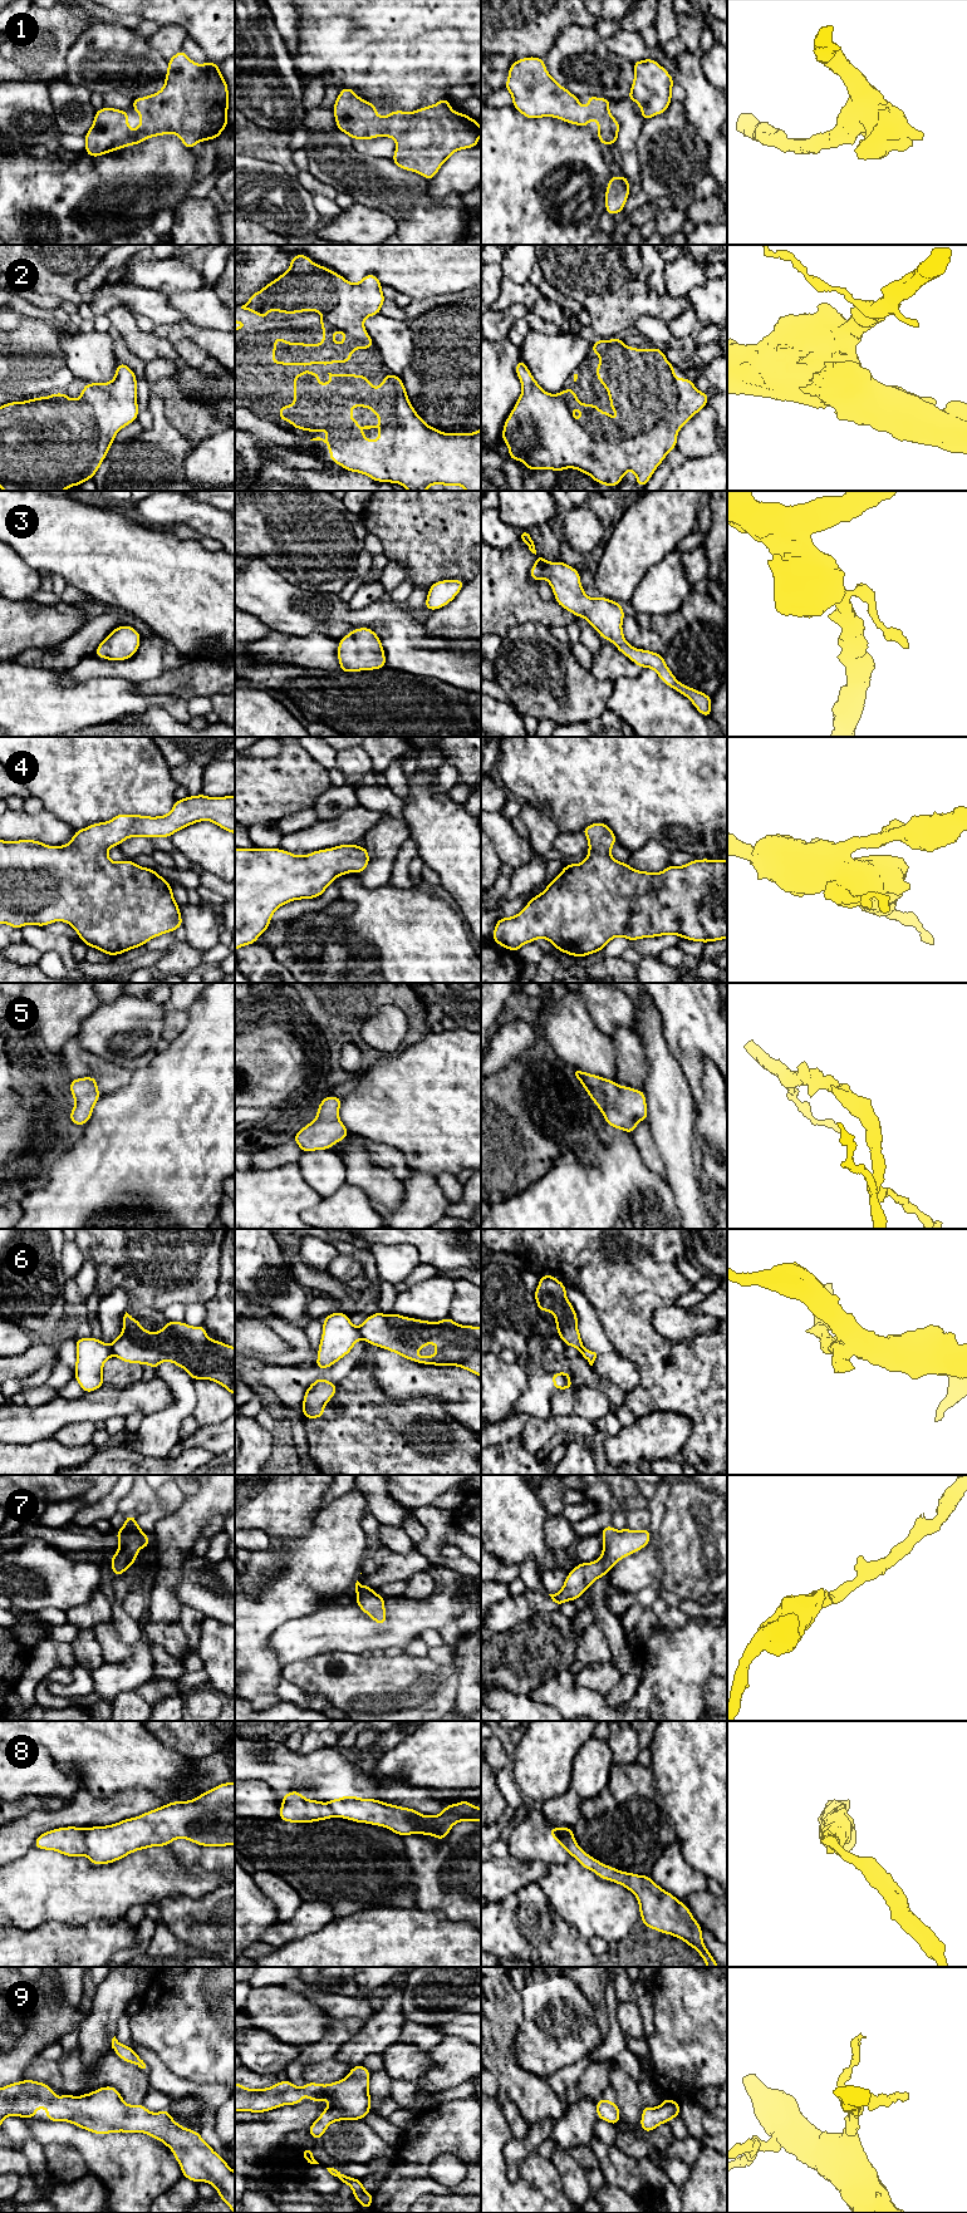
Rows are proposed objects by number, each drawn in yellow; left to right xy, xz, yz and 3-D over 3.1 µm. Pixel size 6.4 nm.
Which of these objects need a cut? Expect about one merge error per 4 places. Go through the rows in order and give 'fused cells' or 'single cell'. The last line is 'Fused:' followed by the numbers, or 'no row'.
1: single cell
2: single cell
3: single cell
4: single cell
5: single cell
6: fused cells
7: single cell
8: fused cells
9: single cell
Fused: 6, 8

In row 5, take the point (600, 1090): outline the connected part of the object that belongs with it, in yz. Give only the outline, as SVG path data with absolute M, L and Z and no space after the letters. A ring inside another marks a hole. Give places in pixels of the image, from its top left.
M578 1068L571 1074L580 1081L609 1126L633 1135L637 1123L648 1120L644 1091L618 1086L614 1080Z

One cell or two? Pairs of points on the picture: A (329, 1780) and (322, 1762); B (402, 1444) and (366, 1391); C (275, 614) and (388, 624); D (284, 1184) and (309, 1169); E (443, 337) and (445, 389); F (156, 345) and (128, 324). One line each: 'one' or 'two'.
A: one
B: one
C: one
D: two
E: one
F: one

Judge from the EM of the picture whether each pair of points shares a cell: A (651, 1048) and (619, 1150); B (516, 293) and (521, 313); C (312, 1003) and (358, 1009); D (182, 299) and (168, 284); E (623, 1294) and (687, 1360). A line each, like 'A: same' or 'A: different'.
A: different
B: different
C: same
D: different
E: same

